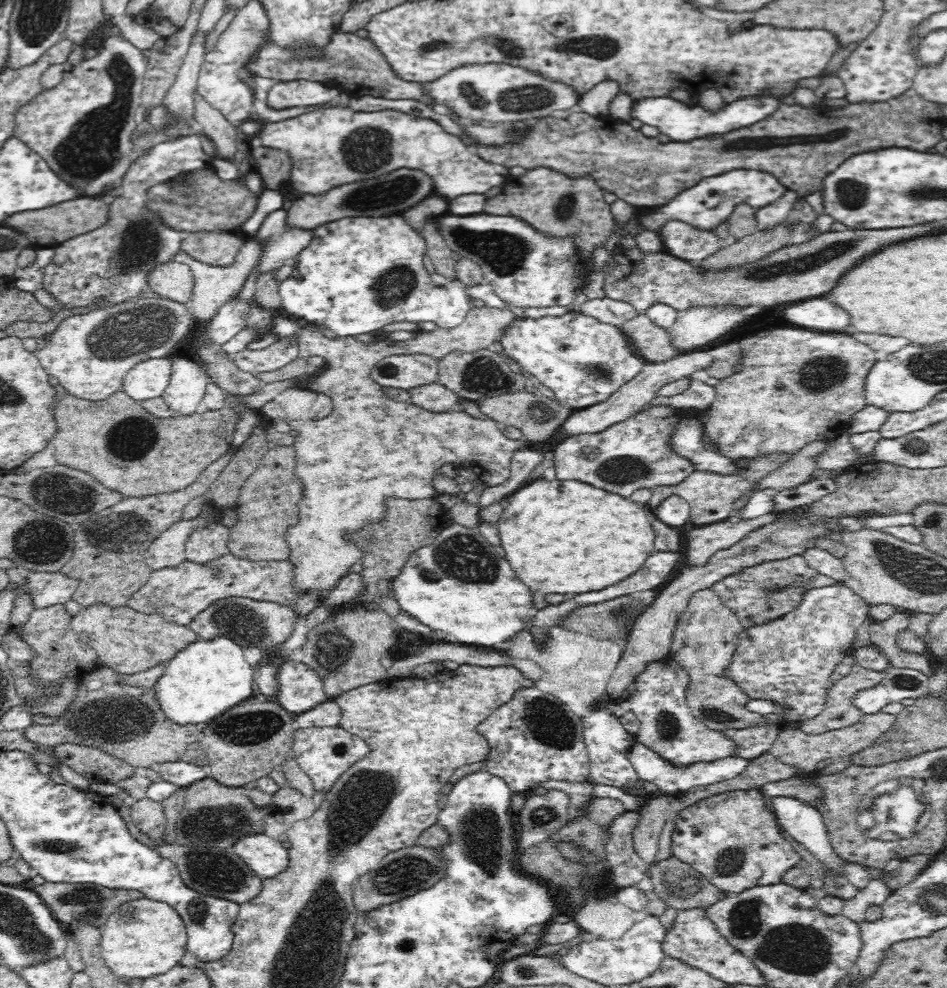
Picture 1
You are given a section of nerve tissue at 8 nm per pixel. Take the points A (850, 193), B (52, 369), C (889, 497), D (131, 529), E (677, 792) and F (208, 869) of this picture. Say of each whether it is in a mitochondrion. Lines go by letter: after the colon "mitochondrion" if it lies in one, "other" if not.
A: mitochondrion
B: other
C: other
D: mitochondrion
E: other
F: mitochondrion

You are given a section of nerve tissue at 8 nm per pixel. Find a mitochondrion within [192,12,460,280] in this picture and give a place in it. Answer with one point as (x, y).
(401, 188)

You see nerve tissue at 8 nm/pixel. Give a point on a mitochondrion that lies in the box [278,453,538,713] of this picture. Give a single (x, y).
(461, 556)

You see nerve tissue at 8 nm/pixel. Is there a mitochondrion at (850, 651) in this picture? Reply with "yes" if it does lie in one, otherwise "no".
no

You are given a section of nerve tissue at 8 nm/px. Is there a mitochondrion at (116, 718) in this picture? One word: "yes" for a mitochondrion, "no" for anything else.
yes

